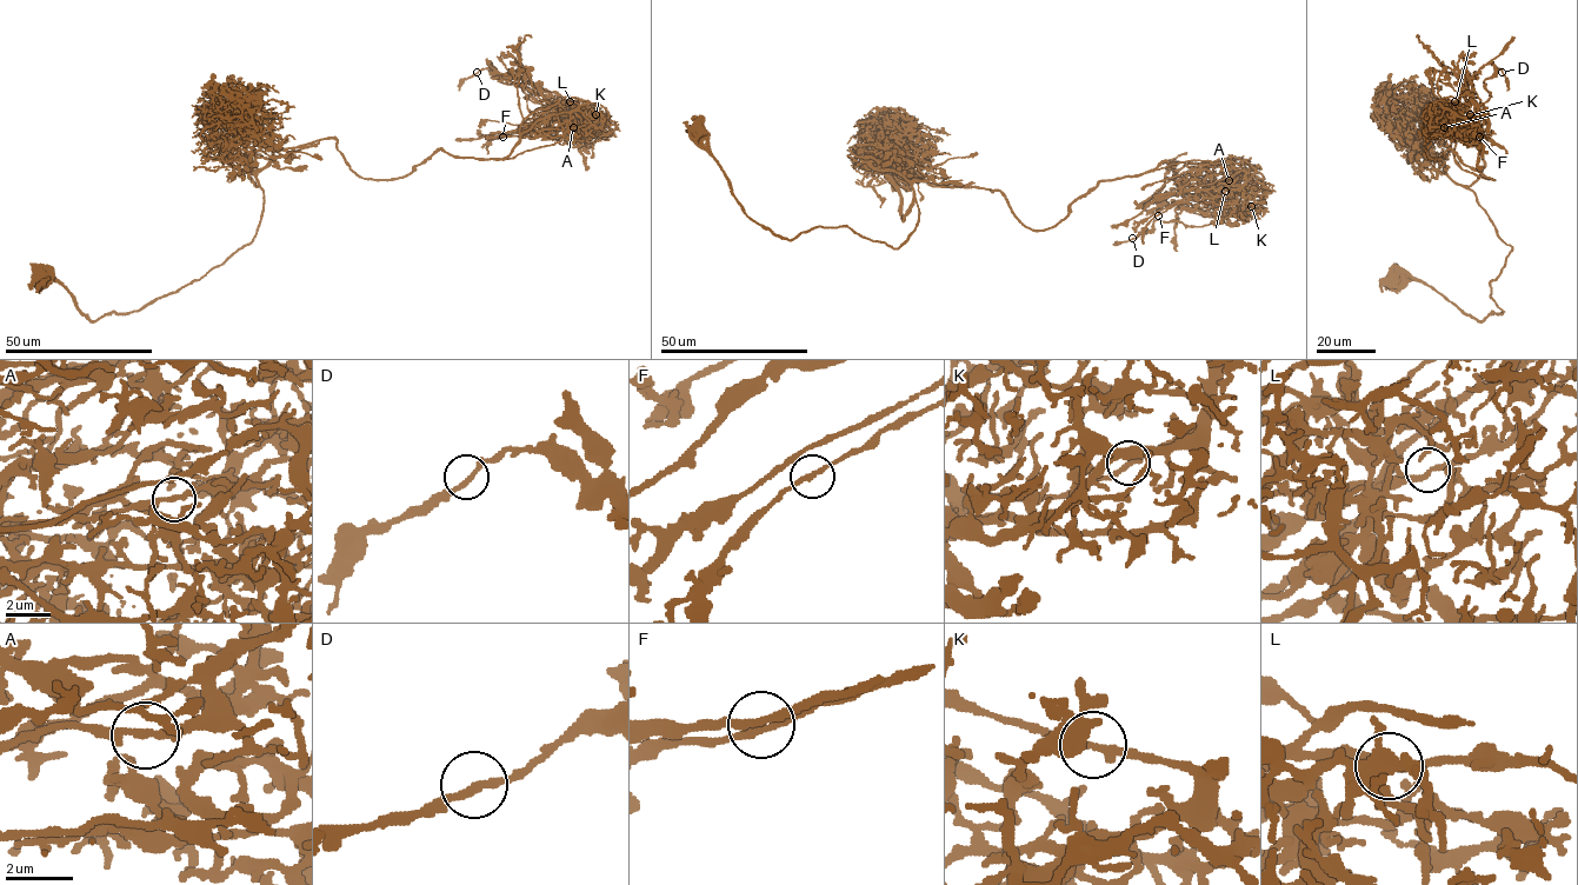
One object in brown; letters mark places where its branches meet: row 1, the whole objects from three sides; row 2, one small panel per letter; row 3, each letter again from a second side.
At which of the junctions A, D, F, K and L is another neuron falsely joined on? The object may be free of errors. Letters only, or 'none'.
none

